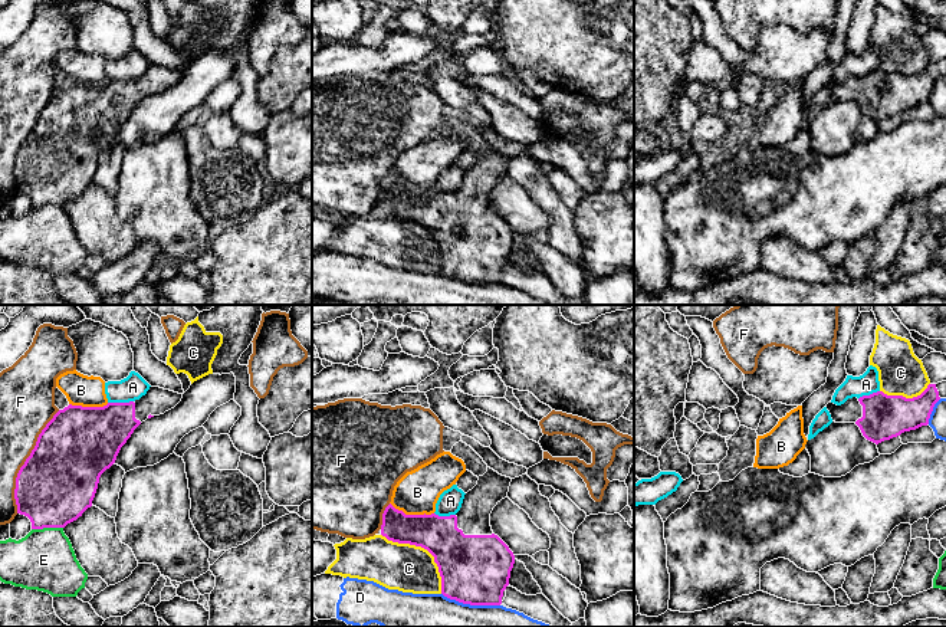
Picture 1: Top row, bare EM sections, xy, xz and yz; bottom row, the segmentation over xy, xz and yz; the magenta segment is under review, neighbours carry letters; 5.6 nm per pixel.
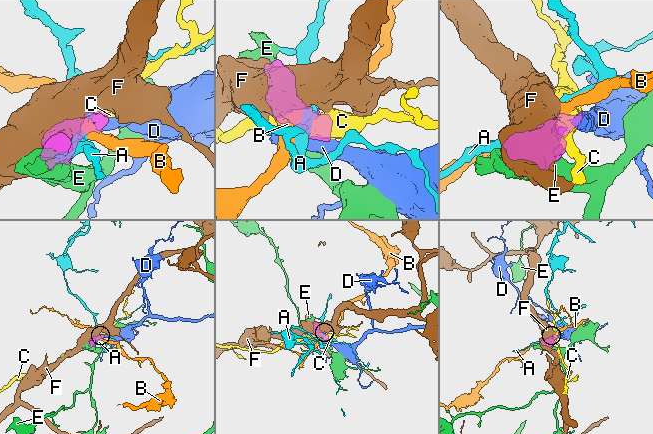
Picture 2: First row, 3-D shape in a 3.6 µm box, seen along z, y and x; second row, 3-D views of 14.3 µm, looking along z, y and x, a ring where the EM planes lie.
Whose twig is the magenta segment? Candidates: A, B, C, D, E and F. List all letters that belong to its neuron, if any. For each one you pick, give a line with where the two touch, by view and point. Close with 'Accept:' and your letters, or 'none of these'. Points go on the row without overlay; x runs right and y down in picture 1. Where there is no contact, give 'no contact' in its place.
Accept: none of these

